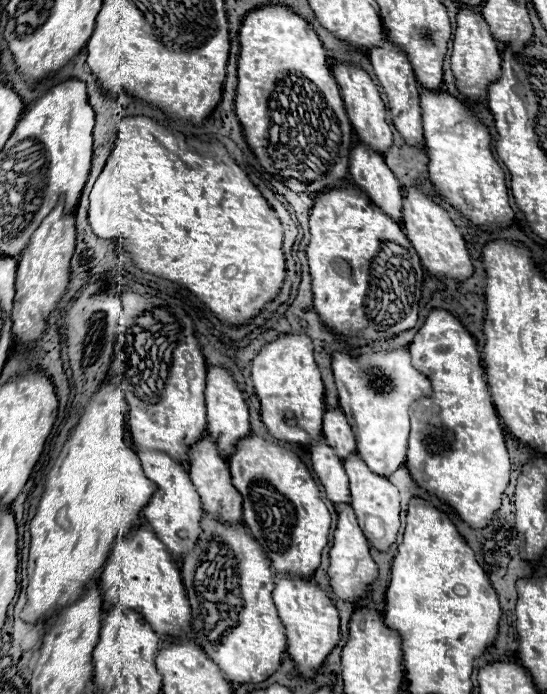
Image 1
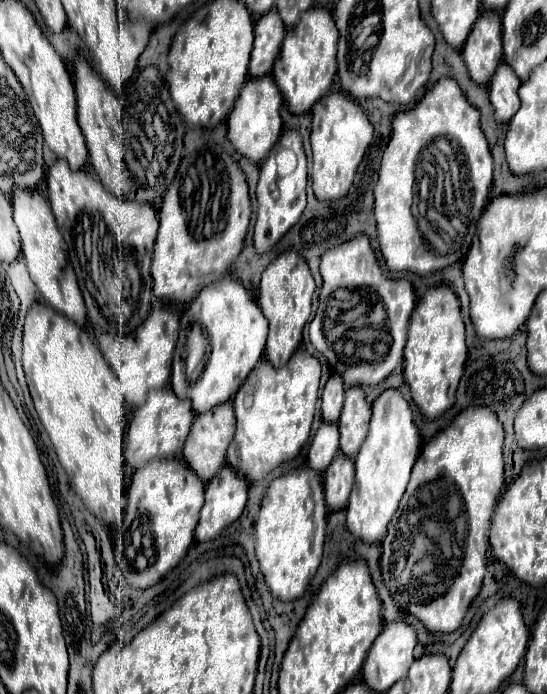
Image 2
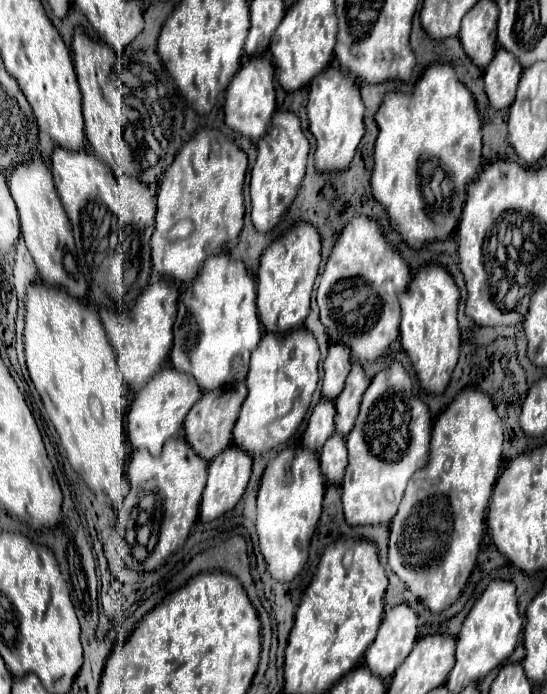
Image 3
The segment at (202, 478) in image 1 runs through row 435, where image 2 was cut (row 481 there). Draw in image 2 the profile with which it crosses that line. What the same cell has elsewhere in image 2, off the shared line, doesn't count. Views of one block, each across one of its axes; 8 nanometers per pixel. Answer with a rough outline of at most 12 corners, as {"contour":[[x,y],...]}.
{"contour":[[232,402],[194,418],[184,460],[204,480],[224,466]]}

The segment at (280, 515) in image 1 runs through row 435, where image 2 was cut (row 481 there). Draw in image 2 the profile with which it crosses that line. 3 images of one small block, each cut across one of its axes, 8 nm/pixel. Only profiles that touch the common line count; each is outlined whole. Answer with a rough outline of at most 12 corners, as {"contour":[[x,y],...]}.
{"contour":[[258,362],[226,462],[256,482],[310,436],[322,366]]}

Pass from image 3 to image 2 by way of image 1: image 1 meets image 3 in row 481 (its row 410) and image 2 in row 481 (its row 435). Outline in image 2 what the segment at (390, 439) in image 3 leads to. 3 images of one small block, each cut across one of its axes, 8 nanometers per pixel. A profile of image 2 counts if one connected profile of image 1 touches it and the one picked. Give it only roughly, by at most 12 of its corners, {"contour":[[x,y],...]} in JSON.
{"contour":[[400,388],[372,404],[348,530],[370,544],[406,492],[420,432]]}

